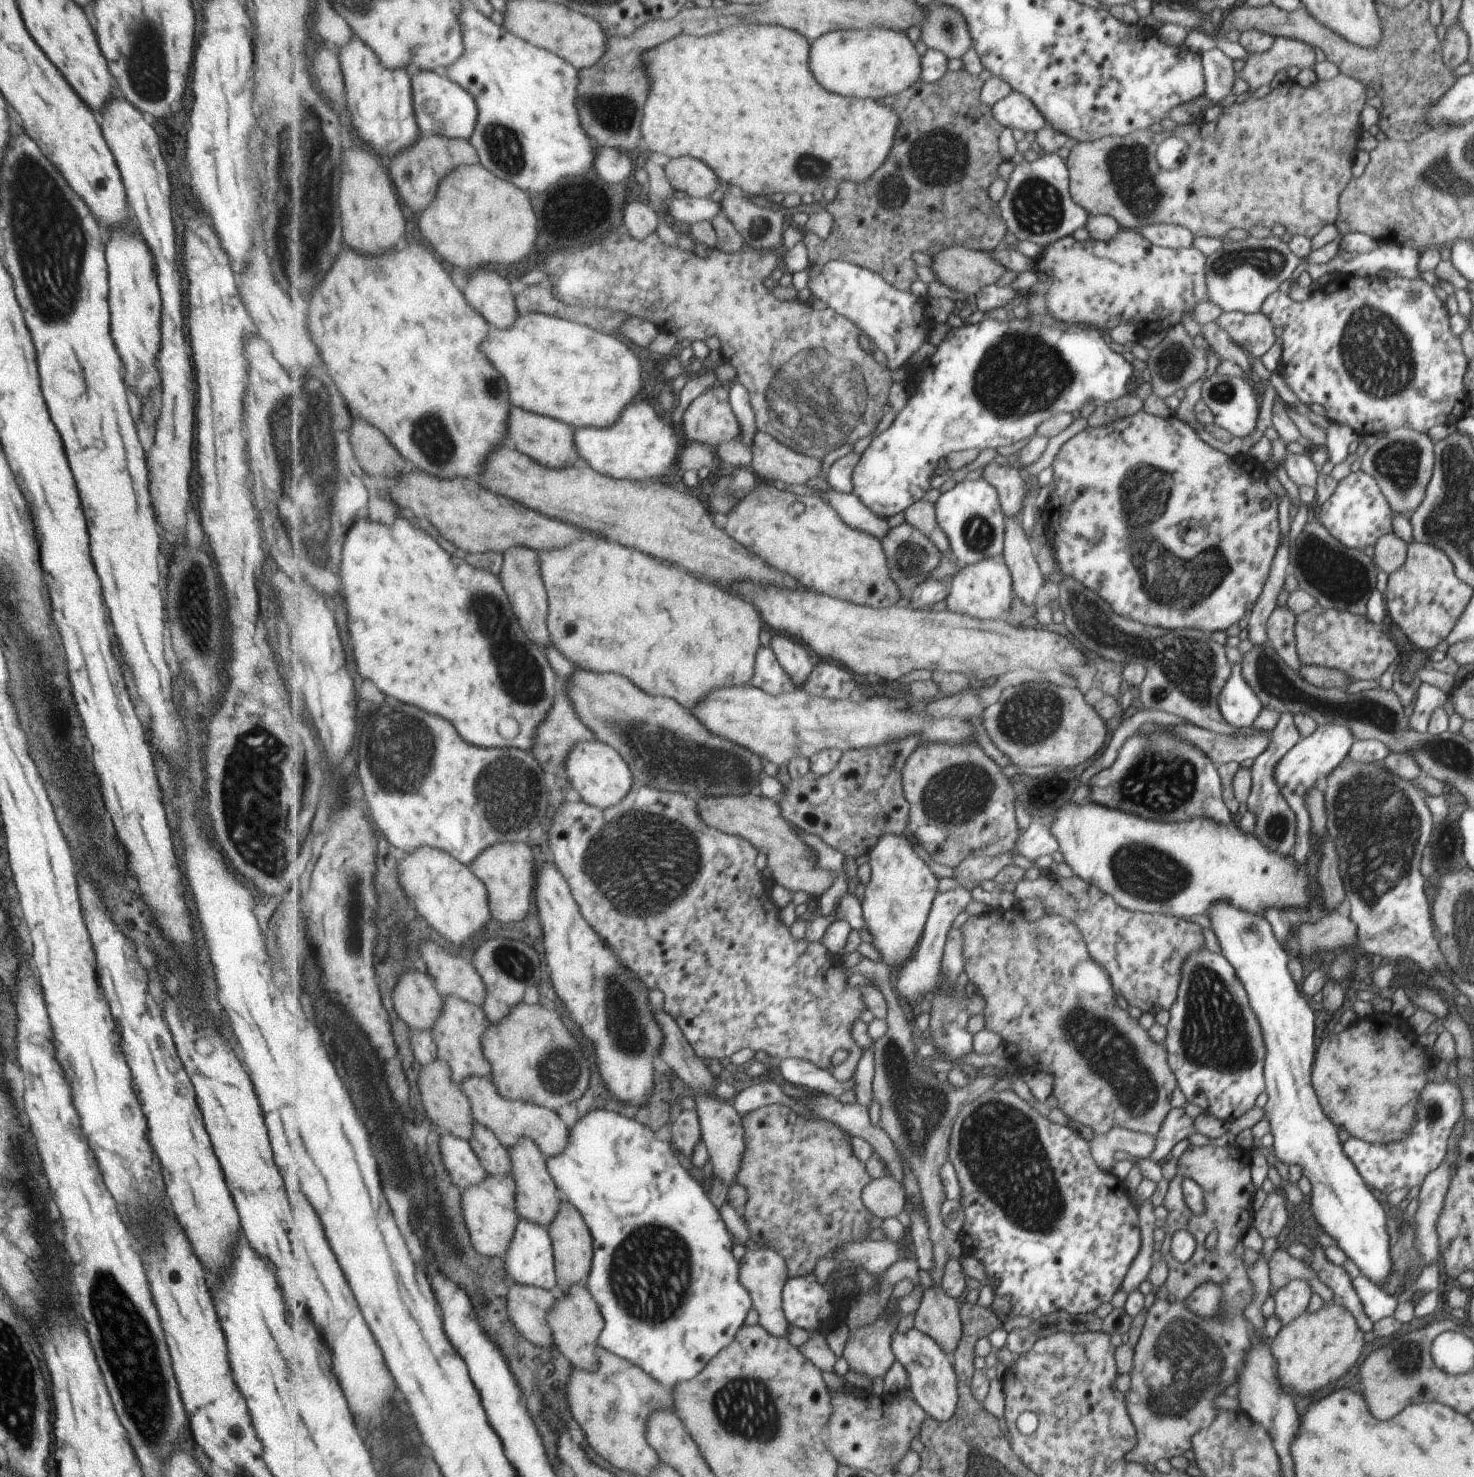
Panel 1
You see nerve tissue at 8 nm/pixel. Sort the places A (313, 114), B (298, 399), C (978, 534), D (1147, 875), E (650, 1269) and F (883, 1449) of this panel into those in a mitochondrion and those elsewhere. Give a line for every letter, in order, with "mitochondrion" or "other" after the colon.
A: other
B: mitochondrion
C: mitochondrion
D: mitochondrion
E: mitochondrion
F: other

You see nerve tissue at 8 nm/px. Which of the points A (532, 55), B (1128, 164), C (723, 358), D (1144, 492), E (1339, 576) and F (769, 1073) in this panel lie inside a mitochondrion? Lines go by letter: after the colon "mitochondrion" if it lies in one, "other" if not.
A: other
B: mitochondrion
C: other
D: mitochondrion
E: mitochondrion
F: other

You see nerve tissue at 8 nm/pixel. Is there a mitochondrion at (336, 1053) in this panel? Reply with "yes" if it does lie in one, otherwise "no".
no

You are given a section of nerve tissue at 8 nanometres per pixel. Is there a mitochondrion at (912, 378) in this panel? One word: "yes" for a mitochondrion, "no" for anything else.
no

